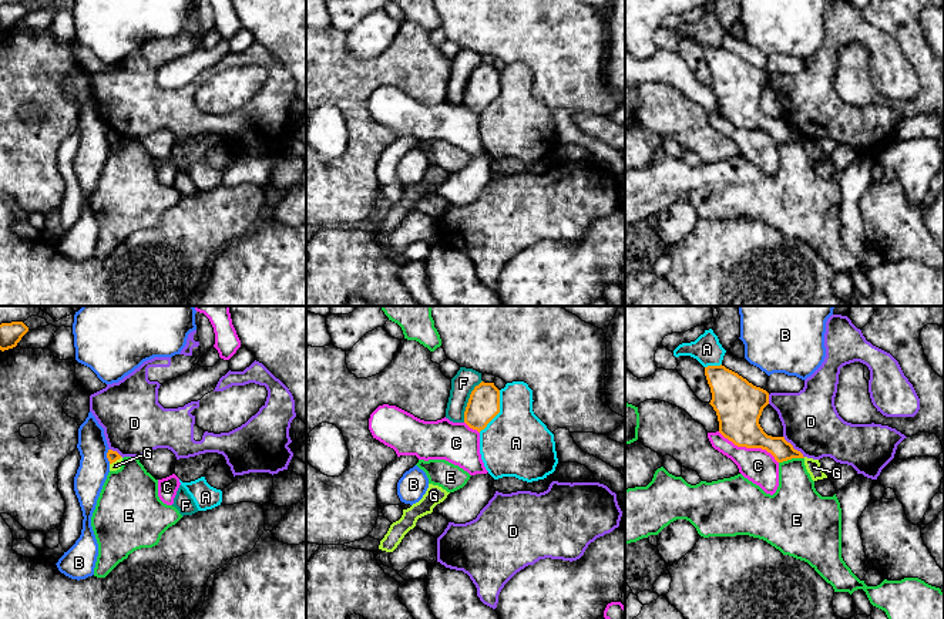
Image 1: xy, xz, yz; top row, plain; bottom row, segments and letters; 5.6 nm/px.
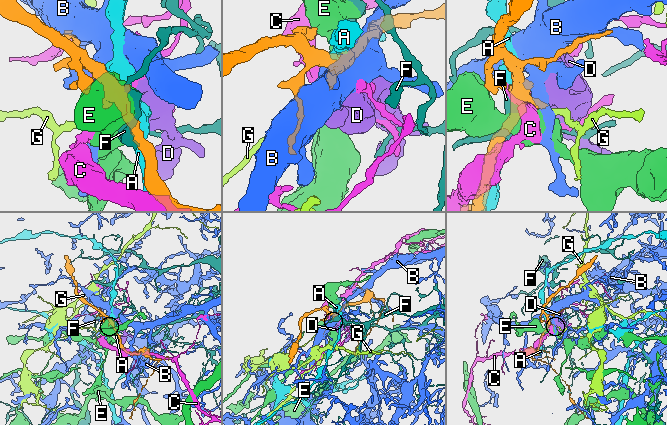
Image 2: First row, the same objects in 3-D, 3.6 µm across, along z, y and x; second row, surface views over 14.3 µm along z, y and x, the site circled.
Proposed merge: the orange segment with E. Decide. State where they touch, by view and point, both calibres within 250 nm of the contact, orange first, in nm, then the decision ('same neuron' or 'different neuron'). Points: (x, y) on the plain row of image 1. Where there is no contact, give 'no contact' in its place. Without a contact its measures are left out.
yz (790, 140) | 130/260 nm | different neuron

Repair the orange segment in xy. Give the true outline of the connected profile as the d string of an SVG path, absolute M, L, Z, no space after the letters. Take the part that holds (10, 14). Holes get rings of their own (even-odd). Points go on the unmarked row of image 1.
M11 3L0 6L0 31L9 31L17 27L21 18L28 13L23 3Z

